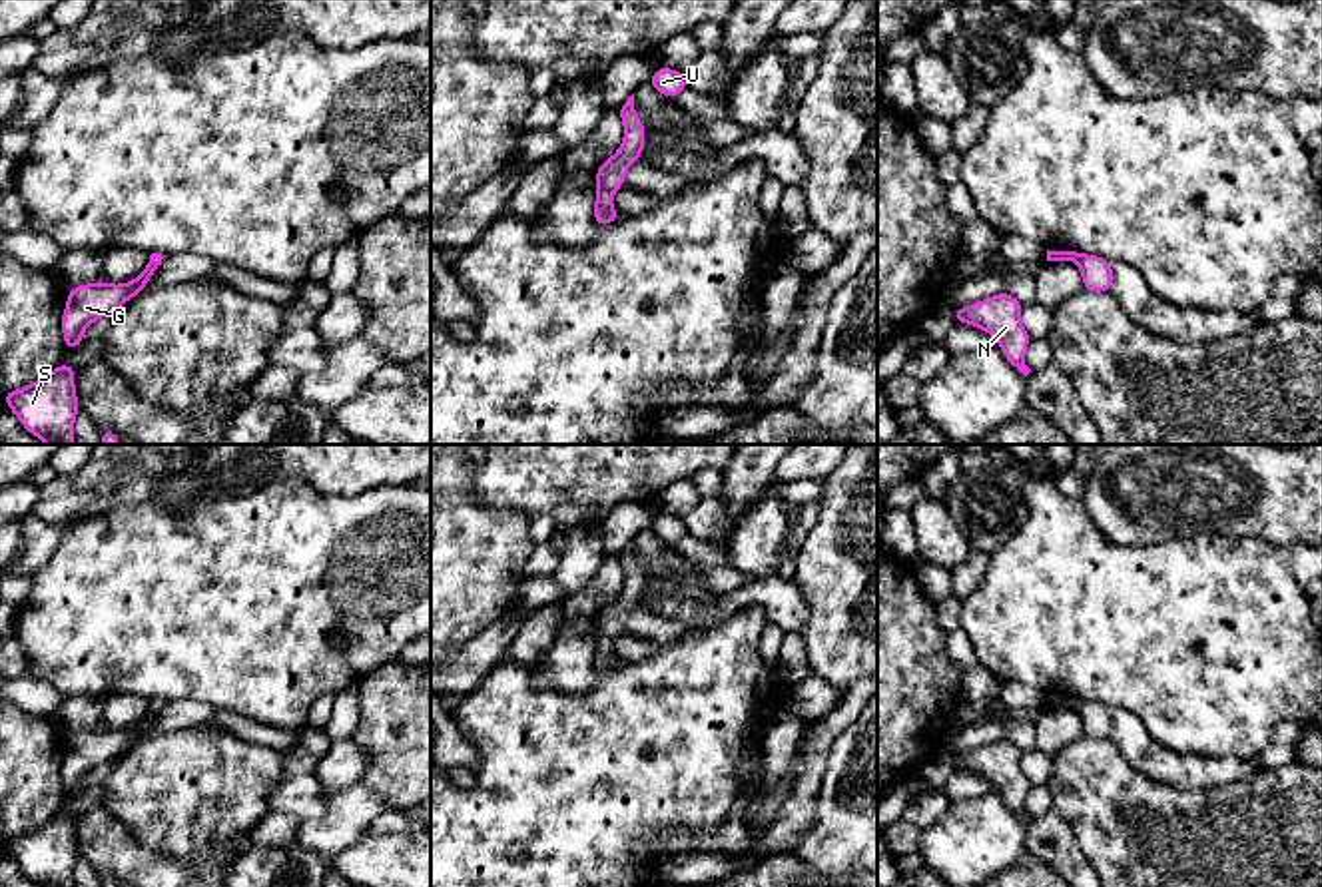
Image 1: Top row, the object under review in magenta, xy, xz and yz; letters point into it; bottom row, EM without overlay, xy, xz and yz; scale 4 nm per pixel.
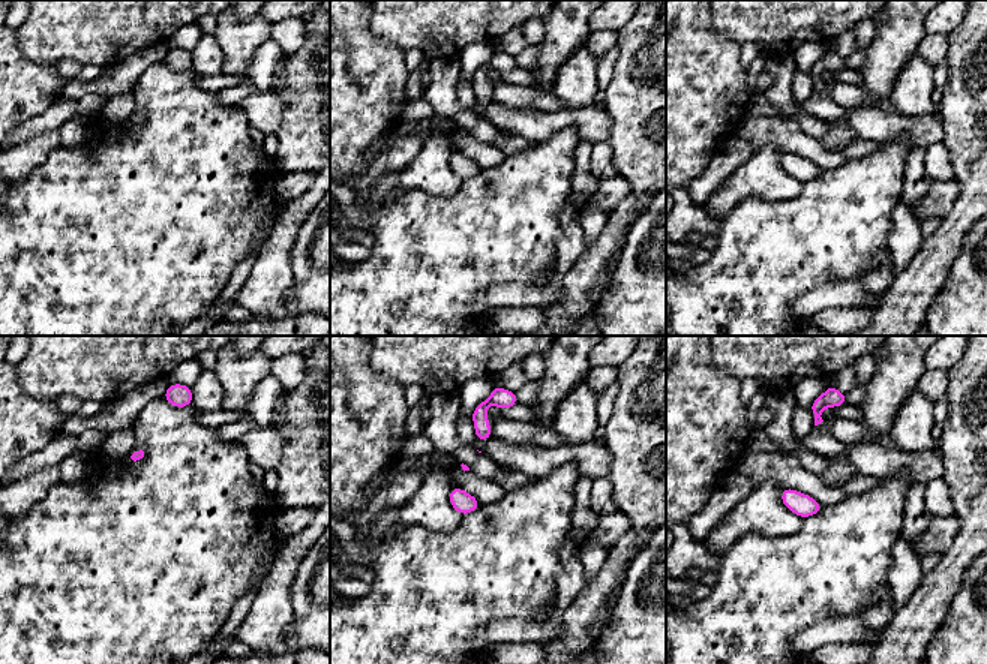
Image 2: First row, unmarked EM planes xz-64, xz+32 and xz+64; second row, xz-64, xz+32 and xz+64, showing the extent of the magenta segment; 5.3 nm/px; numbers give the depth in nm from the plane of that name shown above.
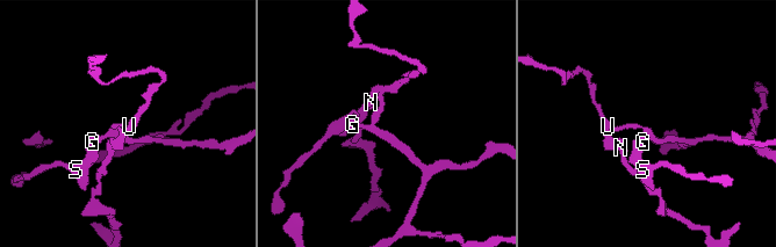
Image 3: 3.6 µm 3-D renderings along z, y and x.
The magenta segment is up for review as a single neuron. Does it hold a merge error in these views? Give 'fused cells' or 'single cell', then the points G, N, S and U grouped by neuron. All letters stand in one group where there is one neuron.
single cell; groups G N S U

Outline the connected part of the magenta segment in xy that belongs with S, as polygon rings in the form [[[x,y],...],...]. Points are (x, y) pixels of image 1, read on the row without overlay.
[[[60,809],[44,825],[4,839],[6,851],[30,881],[42,887],[76,887],[74,867],[80,855],[74,833],[76,817],[78,813]]]

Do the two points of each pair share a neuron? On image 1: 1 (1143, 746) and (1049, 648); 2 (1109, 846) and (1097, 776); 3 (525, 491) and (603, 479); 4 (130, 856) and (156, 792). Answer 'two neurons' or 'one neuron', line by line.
1: two neurons
2: one neuron
3: one neuron
4: two neurons

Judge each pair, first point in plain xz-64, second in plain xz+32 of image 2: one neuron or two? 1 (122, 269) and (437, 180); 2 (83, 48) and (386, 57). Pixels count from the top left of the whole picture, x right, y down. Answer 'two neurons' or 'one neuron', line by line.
1: two neurons
2: two neurons

